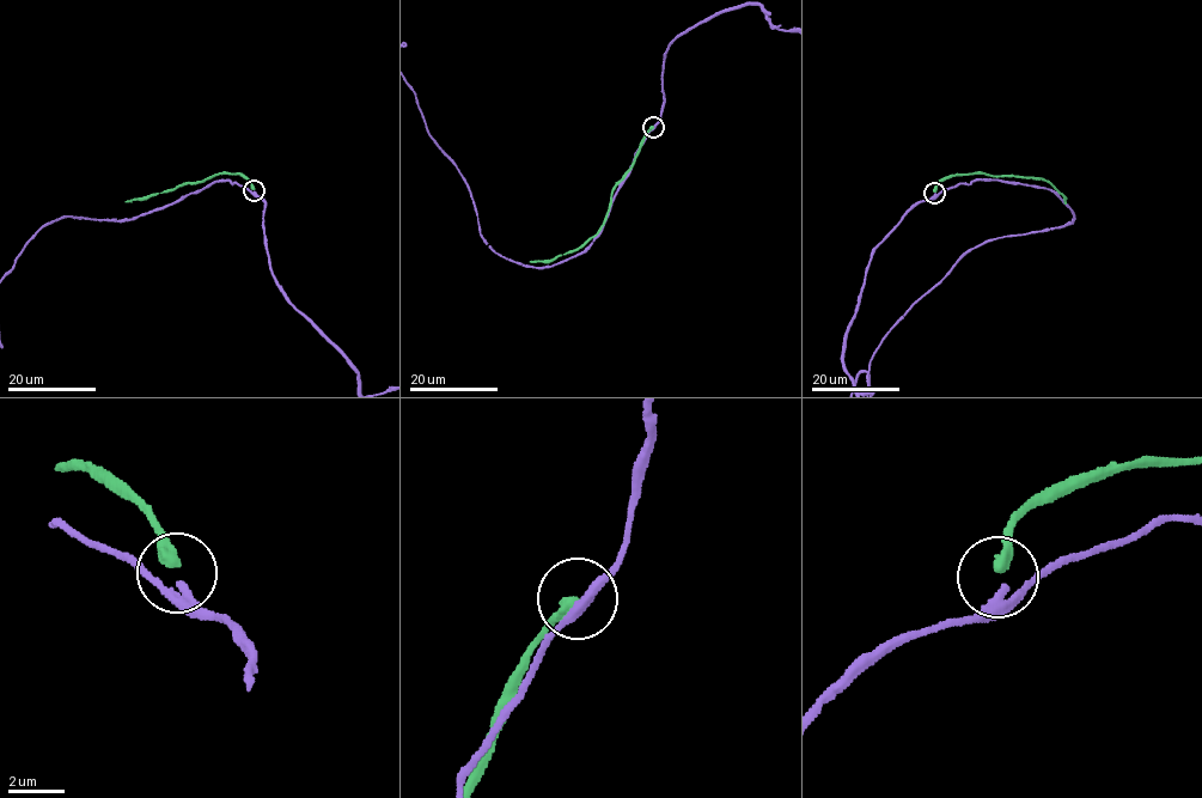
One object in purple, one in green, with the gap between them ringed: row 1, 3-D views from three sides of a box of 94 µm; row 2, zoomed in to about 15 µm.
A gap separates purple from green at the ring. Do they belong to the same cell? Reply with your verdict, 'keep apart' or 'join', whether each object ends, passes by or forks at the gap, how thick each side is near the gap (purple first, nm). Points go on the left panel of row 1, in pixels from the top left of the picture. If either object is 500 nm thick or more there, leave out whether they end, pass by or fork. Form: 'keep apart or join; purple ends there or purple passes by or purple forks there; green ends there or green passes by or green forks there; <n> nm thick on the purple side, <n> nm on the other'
keep apart; purple passes by; green ends there; 260 nm thick on the purple side, 440 nm on the other

